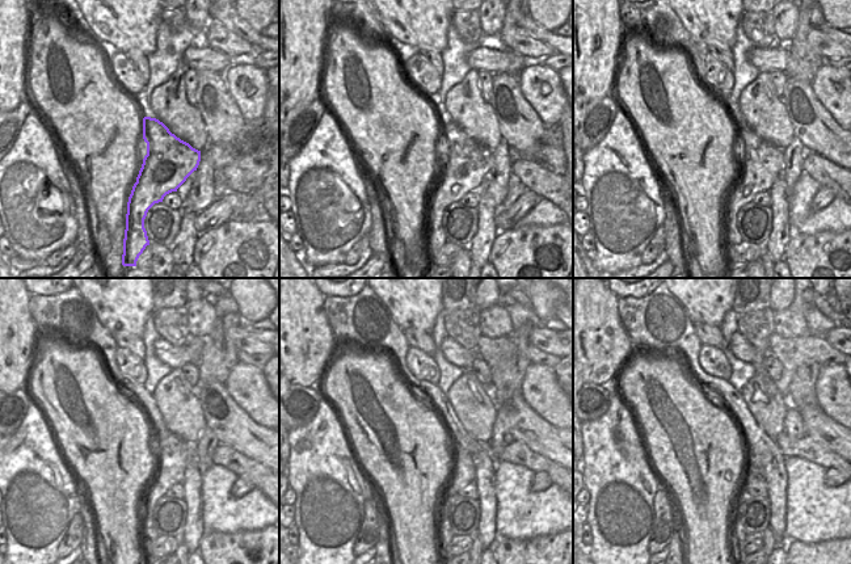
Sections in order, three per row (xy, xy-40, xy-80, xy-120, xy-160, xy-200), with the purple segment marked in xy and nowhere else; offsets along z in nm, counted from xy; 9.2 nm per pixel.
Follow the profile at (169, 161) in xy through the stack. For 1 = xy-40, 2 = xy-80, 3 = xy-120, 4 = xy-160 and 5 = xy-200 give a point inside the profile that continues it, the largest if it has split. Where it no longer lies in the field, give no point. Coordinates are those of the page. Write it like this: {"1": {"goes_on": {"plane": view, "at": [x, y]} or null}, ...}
{"1": {"goes_on": {"plane": "xy-40", "at": [464, 164]}}, "2": {"goes_on": {"plane": "xy-80", "at": [762, 164]}}, "3": {"goes_on": {"plane": "xy-120", "at": [171, 453]}}, "4": {"goes_on": {"plane": "xy-160", "at": [463, 471]}}, "5": {"goes_on": {"plane": "xy-200", "at": [740, 534]}}}

